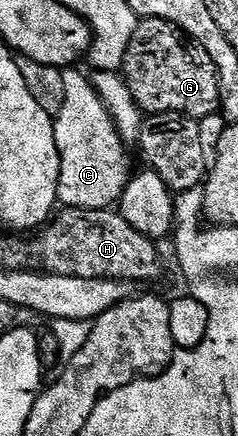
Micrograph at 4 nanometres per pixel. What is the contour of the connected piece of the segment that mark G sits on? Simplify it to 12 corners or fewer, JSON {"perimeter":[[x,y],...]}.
{"perimeter":[[139,19],[121,78],[139,110],[202,120],[219,71],[177,24]]}

